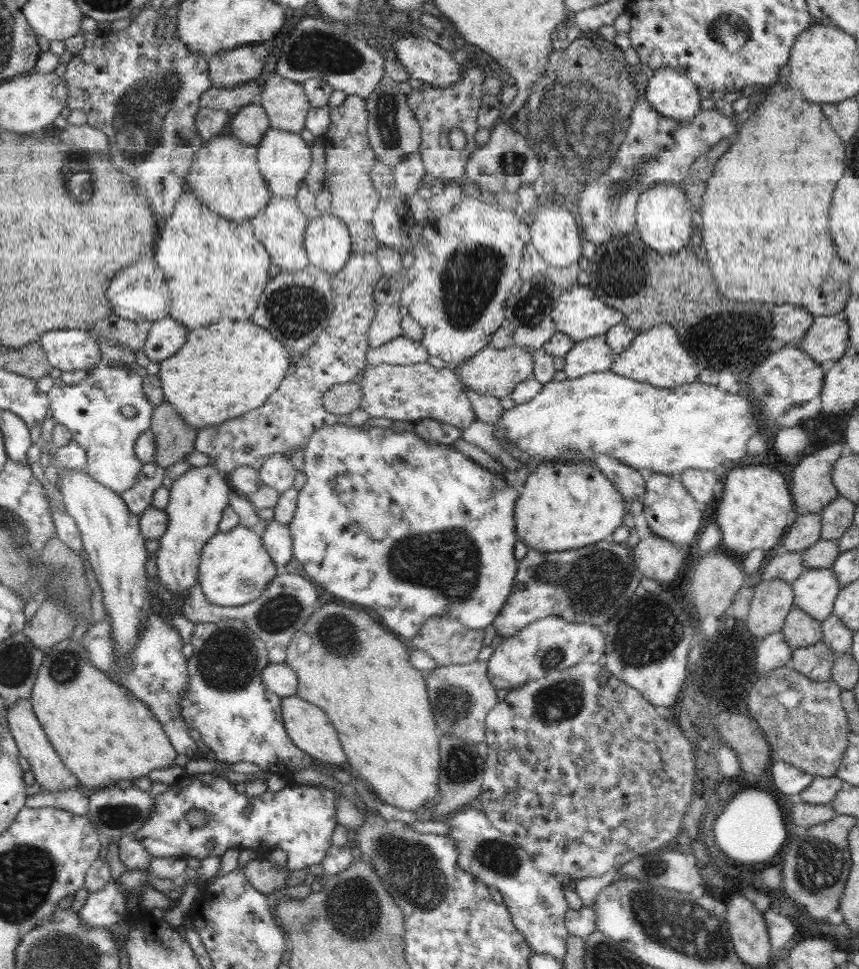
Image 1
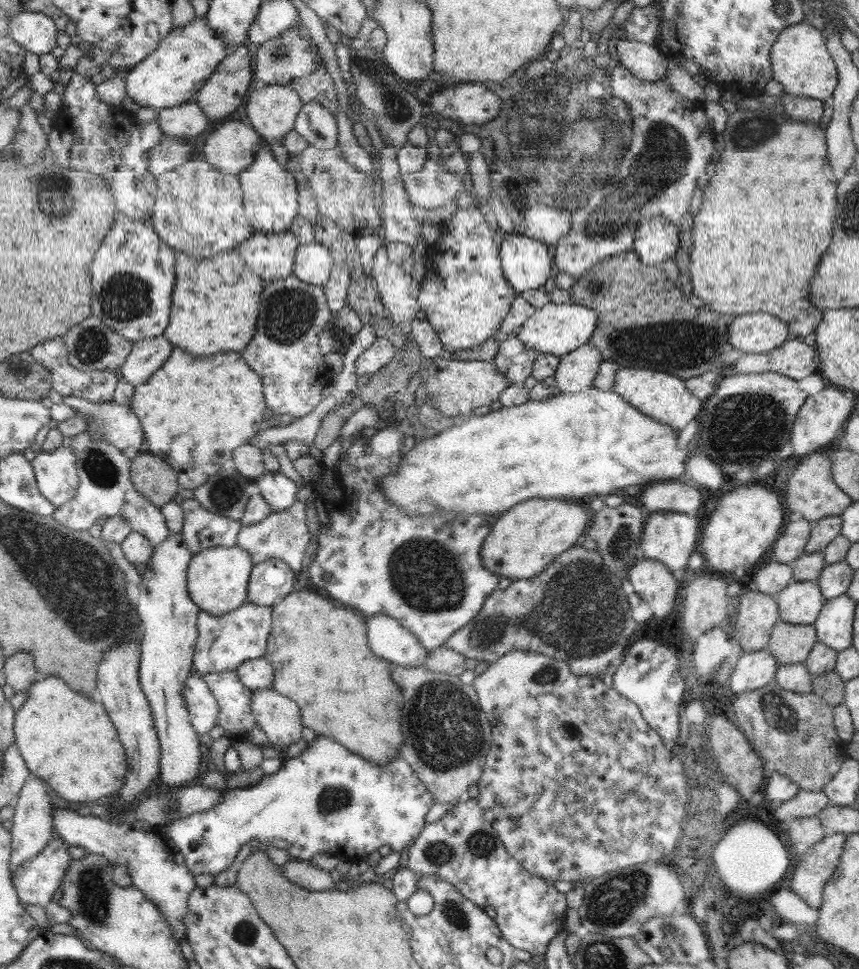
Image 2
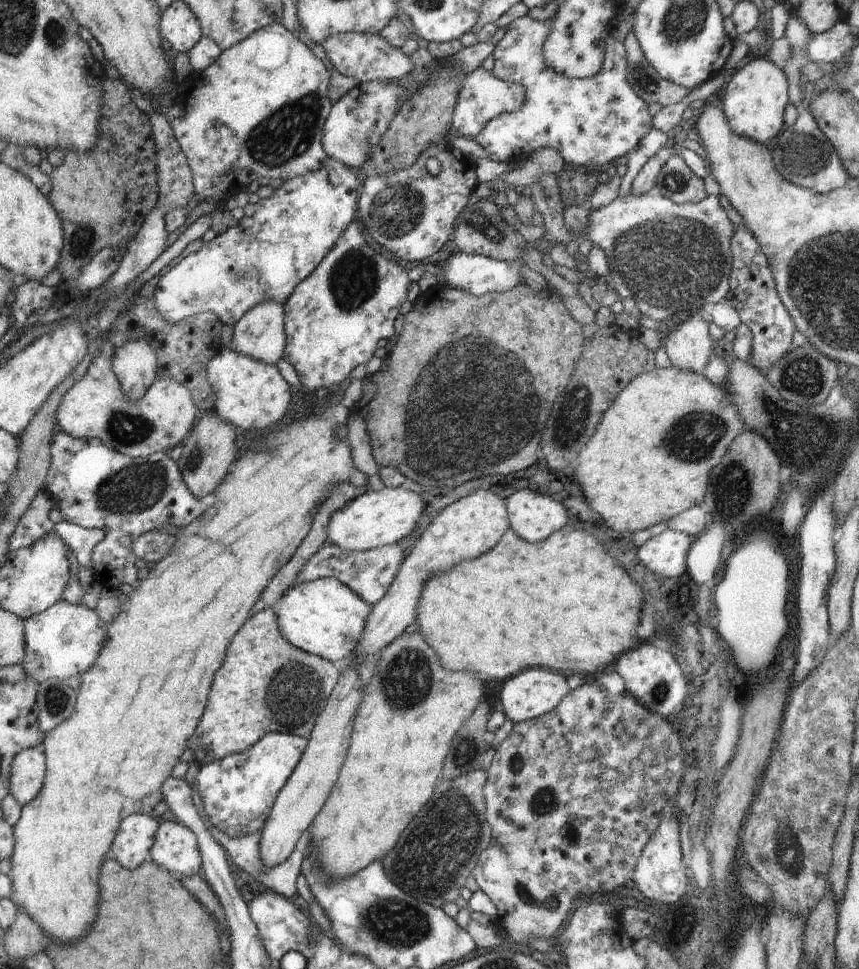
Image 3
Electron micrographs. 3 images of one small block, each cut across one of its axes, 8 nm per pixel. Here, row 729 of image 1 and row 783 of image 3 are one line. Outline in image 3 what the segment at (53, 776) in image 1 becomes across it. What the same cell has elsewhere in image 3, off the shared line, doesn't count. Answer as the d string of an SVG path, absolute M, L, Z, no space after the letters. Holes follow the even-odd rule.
M43 747L26 748L14 756L10 769L10 794L21 807L30 804L42 790L46 778Z

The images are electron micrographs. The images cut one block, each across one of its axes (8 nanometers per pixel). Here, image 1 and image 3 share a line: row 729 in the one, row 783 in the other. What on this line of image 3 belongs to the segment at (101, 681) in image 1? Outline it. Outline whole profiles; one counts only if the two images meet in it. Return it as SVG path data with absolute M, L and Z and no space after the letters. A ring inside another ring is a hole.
M328 402L324 406L322 412L308 416L306 420L296 420L292 424L288 424L286 428L274 432L264 444L268 446L268 452L258 450L258 452L248 452L244 454L236 464L234 470L230 472L230 480L224 480L218 490L214 492L214 504L210 508L206 508L198 520L194 520L192 524L188 524L184 528L180 528L180 532L176 534L176 542L174 542L174 552L167 554L166 558L162 558L160 562L151 570L150 576L140 581L136 590L129 594L130 598L120 606L118 616L114 618L112 624L106 626L106 636L104 636L104 644L100 650L100 656L96 658L94 666L90 670L86 670L84 674L80 674L80 689L76 691L76 704L74 704L74 712L62 724L58 724L48 732L48 736L44 737L42 742L43 751L46 758L46 778L42 784L42 790L38 792L38 796L22 807L21 817L14 826L14 852L11 858L11 871L9 872L12 881L12 892L9 896L17 908L26 910L26 914L42 928L42 930L50 937L50 940L57 944L68 944L70 940L80 938L82 934L86 934L86 930L90 928L94 916L96 916L96 904L98 904L98 866L102 864L102 860L107 858L106 852L109 853L110 845L118 832L118 826L124 818L128 818L131 814L147 814L153 816L154 808L159 802L162 802L162 785L165 780L172 777L172 770L180 758L180 754L184 752L186 740L194 734L202 710L206 706L206 696L208 690L212 686L212 678L214 672L222 666L224 660L224 652L228 648L230 641L242 625L249 619L250 610L254 608L254 604L258 602L260 594L264 592L266 585L276 572L282 568L294 556L296 549L308 532L312 528L314 515L319 510L320 502L327 501L333 492L332 488L340 486L340 484L352 484L356 488L368 485L368 475L360 472L354 462L352 462L352 450L346 438L338 438L336 430L340 426L344 426L349 417L349 408L346 408L341 403Z

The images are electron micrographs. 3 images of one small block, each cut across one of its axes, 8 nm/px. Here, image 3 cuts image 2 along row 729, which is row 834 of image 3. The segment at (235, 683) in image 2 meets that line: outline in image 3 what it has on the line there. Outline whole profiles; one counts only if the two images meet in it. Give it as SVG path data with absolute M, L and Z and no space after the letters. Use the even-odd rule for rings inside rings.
M269 732L250 746L250 750L201 765L194 780L210 824L228 838L250 836L264 828L278 792L288 782L307 746L308 739L301 736Z

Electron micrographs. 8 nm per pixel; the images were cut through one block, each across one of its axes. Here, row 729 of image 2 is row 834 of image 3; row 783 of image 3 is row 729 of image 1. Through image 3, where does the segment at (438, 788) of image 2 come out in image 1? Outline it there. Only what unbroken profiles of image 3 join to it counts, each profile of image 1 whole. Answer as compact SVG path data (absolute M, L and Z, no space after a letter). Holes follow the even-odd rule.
M475 661L469 664L439 666L430 675L423 675L430 707L434 711L434 723L441 735L458 735L470 743L485 740L486 716L498 704L502 693L488 679L488 664Z

